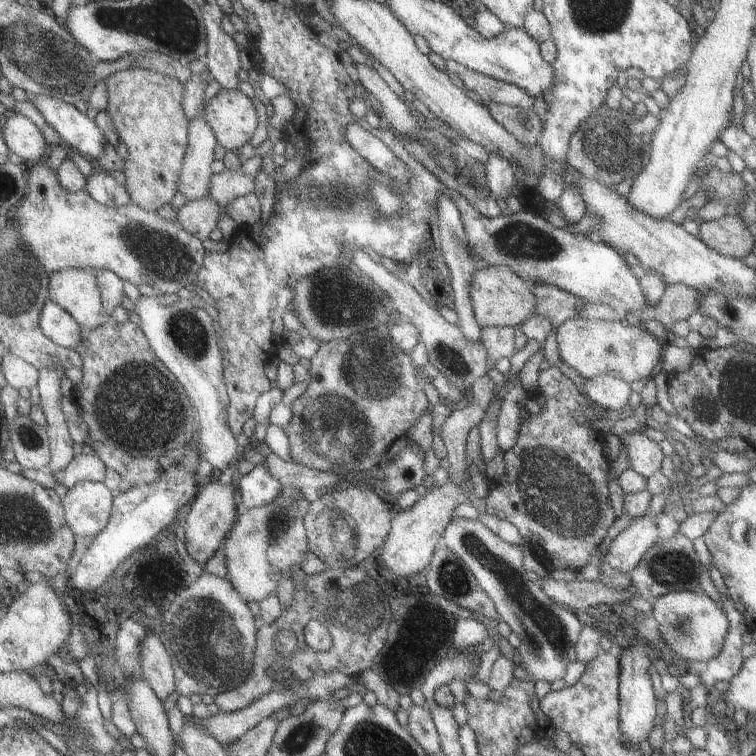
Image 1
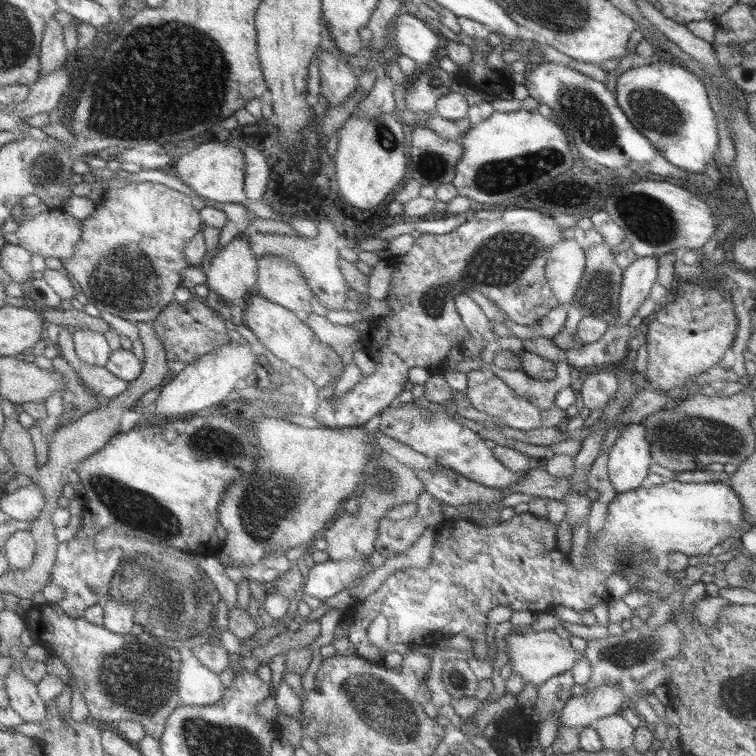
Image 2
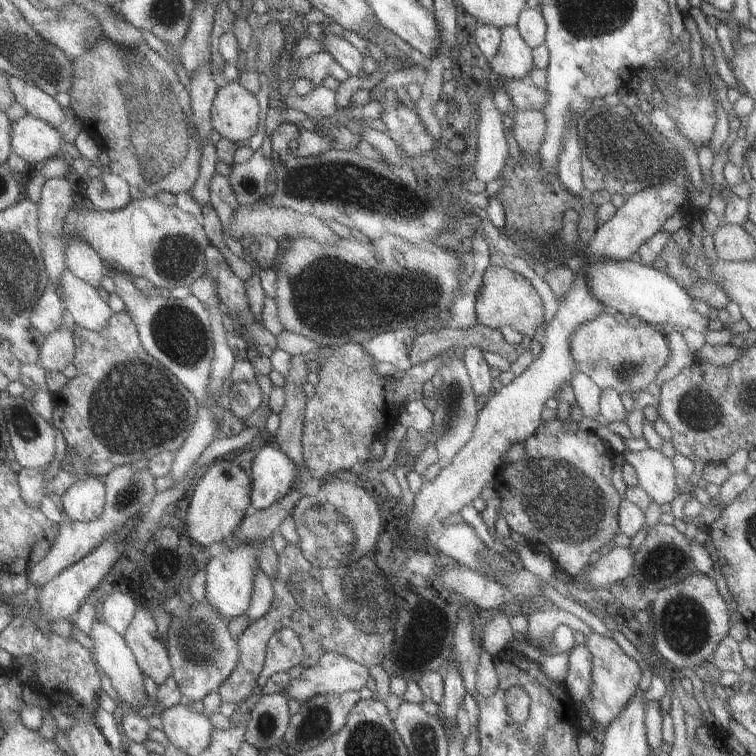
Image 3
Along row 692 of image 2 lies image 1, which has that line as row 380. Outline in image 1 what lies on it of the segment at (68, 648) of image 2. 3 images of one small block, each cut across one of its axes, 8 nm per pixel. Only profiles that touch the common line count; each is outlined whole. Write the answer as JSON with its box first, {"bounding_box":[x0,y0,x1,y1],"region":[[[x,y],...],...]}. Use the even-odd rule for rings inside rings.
{"bounding_box":[70,320,198,457],"region":[[[108,320],[100,327],[93,329],[86,336],[81,335],[81,342],[75,344],[75,351],[81,356],[83,364],[81,369],[83,376],[81,381],[73,386],[73,390],[70,396],[71,402],[76,406],[78,414],[83,418],[83,421],[88,427],[88,444],[95,444],[95,442],[103,442],[103,444],[113,444],[113,446],[119,446],[127,450],[131,456],[145,456],[145,457],[159,457],[167,454],[176,454],[182,448],[187,447],[191,442],[195,440],[198,432],[198,413],[187,394],[187,390],[184,385],[174,376],[173,372],[156,356],[156,353],[149,345],[147,336],[143,333],[140,326],[135,322],[115,322],[114,320]]]}

